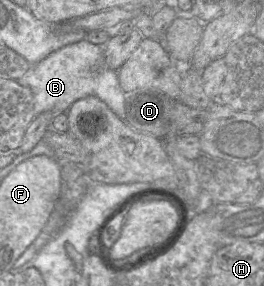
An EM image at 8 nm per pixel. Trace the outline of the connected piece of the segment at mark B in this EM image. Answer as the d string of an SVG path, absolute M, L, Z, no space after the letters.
M84 39L67 45L53 52L37 64L31 65L25 75L17 82L32 91L36 116L43 112L66 113L74 102L89 96L95 96L103 101L120 119L124 120L126 114L125 93L119 85L117 72L102 68L102 46L91 44Z

